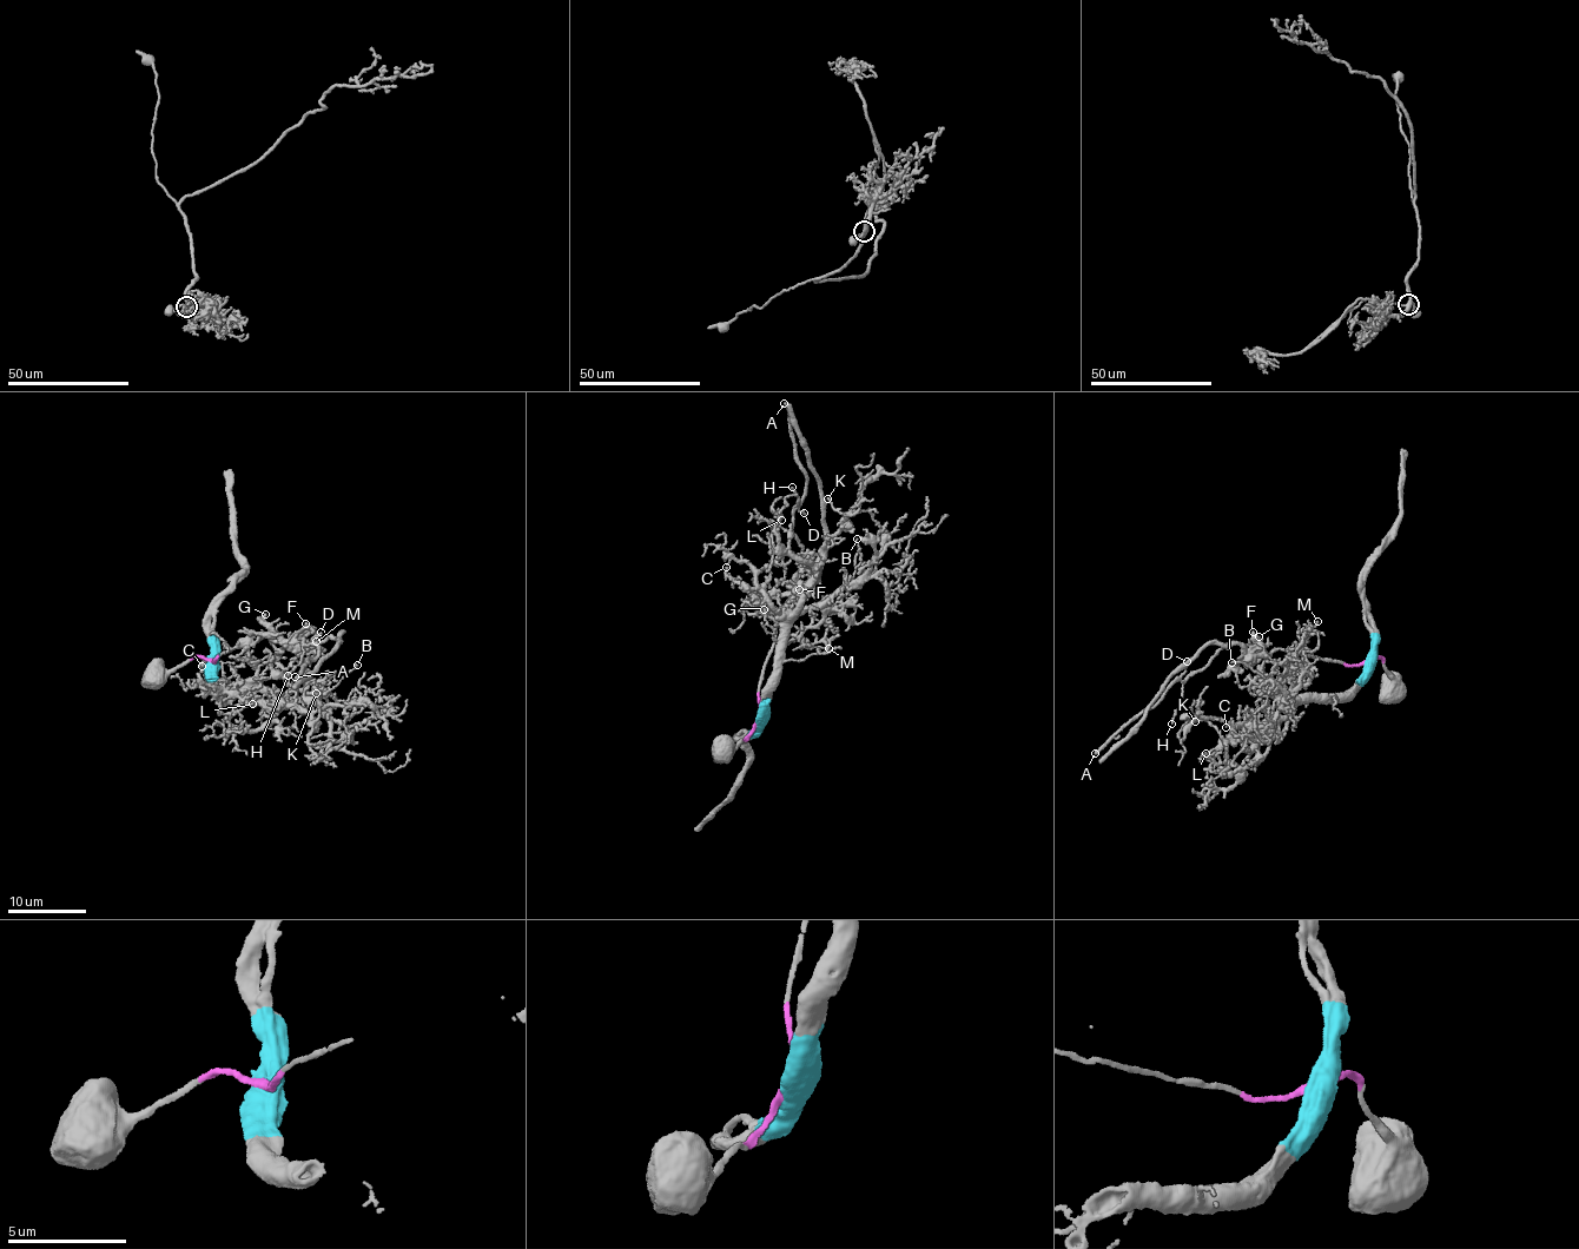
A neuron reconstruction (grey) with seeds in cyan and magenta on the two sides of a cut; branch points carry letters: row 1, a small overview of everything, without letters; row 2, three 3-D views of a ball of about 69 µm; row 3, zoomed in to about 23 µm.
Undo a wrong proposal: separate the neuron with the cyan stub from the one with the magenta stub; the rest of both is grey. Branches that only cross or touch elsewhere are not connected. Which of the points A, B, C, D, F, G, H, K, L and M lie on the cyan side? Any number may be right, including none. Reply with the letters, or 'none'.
B, C, K, L, M

